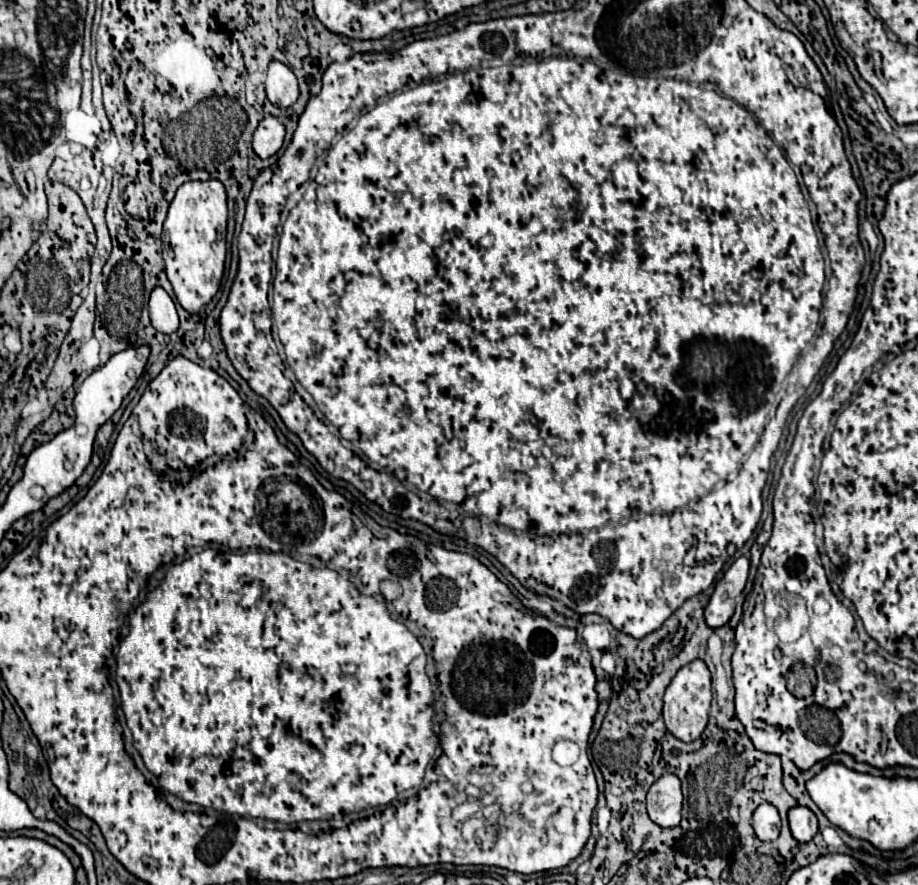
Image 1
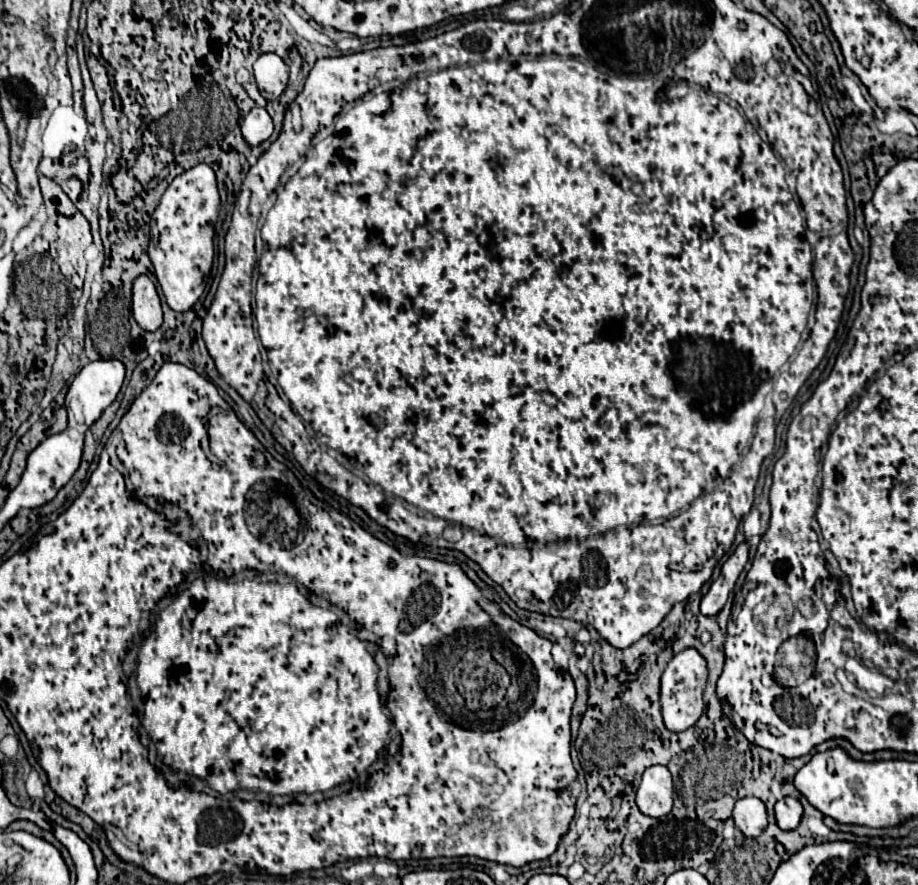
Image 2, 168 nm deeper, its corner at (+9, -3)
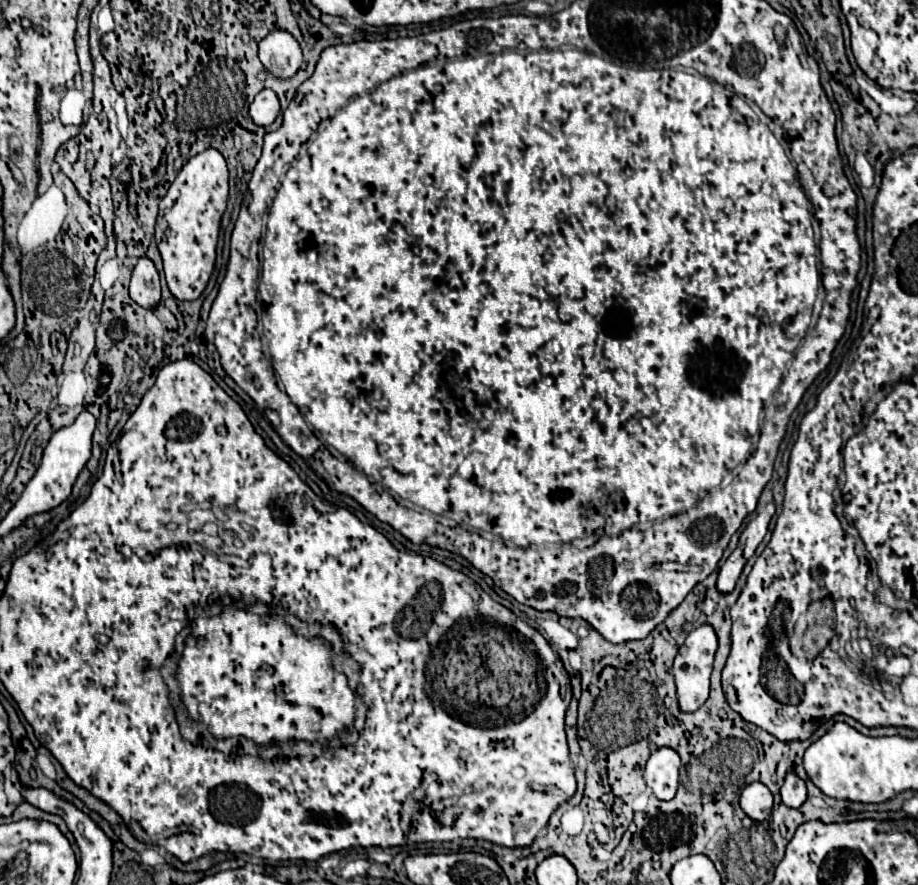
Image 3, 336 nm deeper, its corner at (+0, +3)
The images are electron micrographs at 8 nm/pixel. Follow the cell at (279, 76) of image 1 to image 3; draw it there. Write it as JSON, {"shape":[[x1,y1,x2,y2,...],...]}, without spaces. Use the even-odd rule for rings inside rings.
{"shape":[[272,30,258,44,258,56,268,72,278,78,290,78,302,64,302,50,298,40,286,30]]}

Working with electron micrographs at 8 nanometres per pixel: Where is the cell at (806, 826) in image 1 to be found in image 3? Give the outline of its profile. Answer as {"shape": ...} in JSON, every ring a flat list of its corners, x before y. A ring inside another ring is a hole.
{"shape":[[788,772,784,776,784,784,780,788,780,796,782,796,782,802,790,808,798,808,804,804,804,800,808,798,806,796,806,784,802,778,798,778,794,772]]}

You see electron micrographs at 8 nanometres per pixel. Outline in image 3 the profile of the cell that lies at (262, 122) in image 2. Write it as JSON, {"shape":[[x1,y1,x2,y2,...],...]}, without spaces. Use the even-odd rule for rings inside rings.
{"shape":[[262,88,254,102,250,104,250,116,258,126,268,126,276,120,276,116,280,114,280,104,278,104,278,96,274,90,270,88]]}

